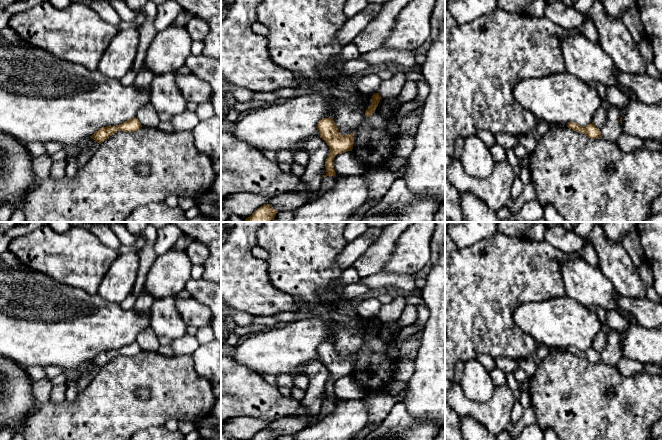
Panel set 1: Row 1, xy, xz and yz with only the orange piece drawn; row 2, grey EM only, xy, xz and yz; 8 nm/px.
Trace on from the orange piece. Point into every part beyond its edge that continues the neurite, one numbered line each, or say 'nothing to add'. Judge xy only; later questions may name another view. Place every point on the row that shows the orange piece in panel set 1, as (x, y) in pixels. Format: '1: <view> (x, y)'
nothing to add

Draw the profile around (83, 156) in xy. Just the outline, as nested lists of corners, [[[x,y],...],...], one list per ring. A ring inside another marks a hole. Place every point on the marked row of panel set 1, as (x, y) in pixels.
[[[86,148],[80,150],[77,153],[77,165],[78,169],[85,165],[91,158],[93,151]]]

